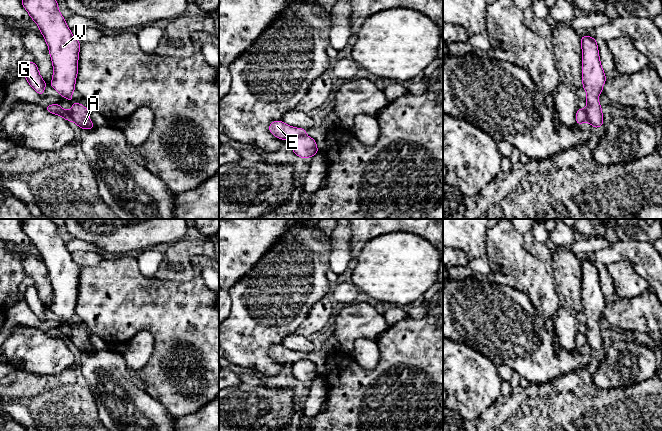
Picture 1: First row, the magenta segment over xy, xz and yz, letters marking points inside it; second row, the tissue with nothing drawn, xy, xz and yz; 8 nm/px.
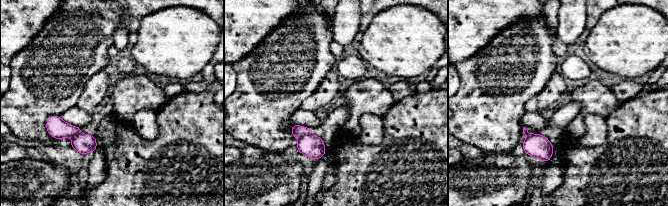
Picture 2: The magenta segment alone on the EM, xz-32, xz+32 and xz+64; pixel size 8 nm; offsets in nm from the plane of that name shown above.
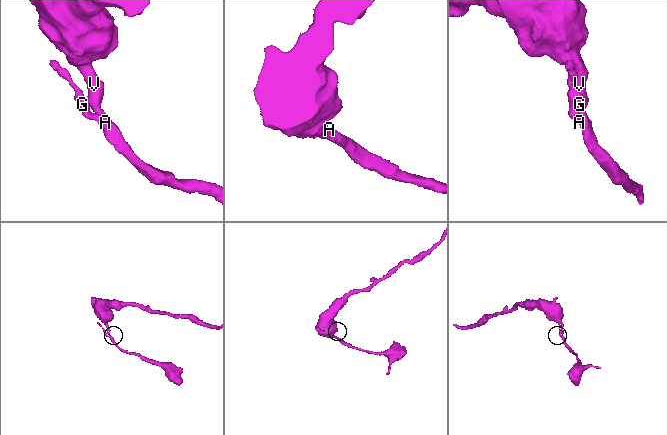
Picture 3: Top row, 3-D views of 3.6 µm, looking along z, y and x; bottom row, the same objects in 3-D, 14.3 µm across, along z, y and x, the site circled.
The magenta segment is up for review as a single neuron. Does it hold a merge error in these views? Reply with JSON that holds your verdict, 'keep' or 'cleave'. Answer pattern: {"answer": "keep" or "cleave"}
{"answer": "cleave"}

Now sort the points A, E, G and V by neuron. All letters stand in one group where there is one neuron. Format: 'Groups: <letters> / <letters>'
Groups: A V / E G

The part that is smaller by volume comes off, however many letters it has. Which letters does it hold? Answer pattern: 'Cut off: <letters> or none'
Cut off: E, G

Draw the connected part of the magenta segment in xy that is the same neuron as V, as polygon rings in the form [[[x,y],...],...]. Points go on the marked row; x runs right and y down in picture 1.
[[[56,0],[21,2],[31,19],[37,23],[48,45],[53,63],[53,79],[50,85],[68,101],[75,101],[70,95],[75,91],[81,43],[72,36]]]

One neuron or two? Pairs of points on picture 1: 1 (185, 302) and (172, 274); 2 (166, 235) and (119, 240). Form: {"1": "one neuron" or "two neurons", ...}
{"1": "two neurons", "2": "one neuron"}

